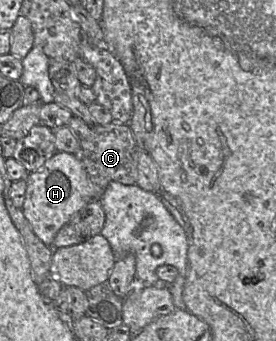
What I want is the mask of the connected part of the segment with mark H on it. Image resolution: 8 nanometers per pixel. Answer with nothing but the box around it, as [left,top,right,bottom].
[22,152,93,247]

